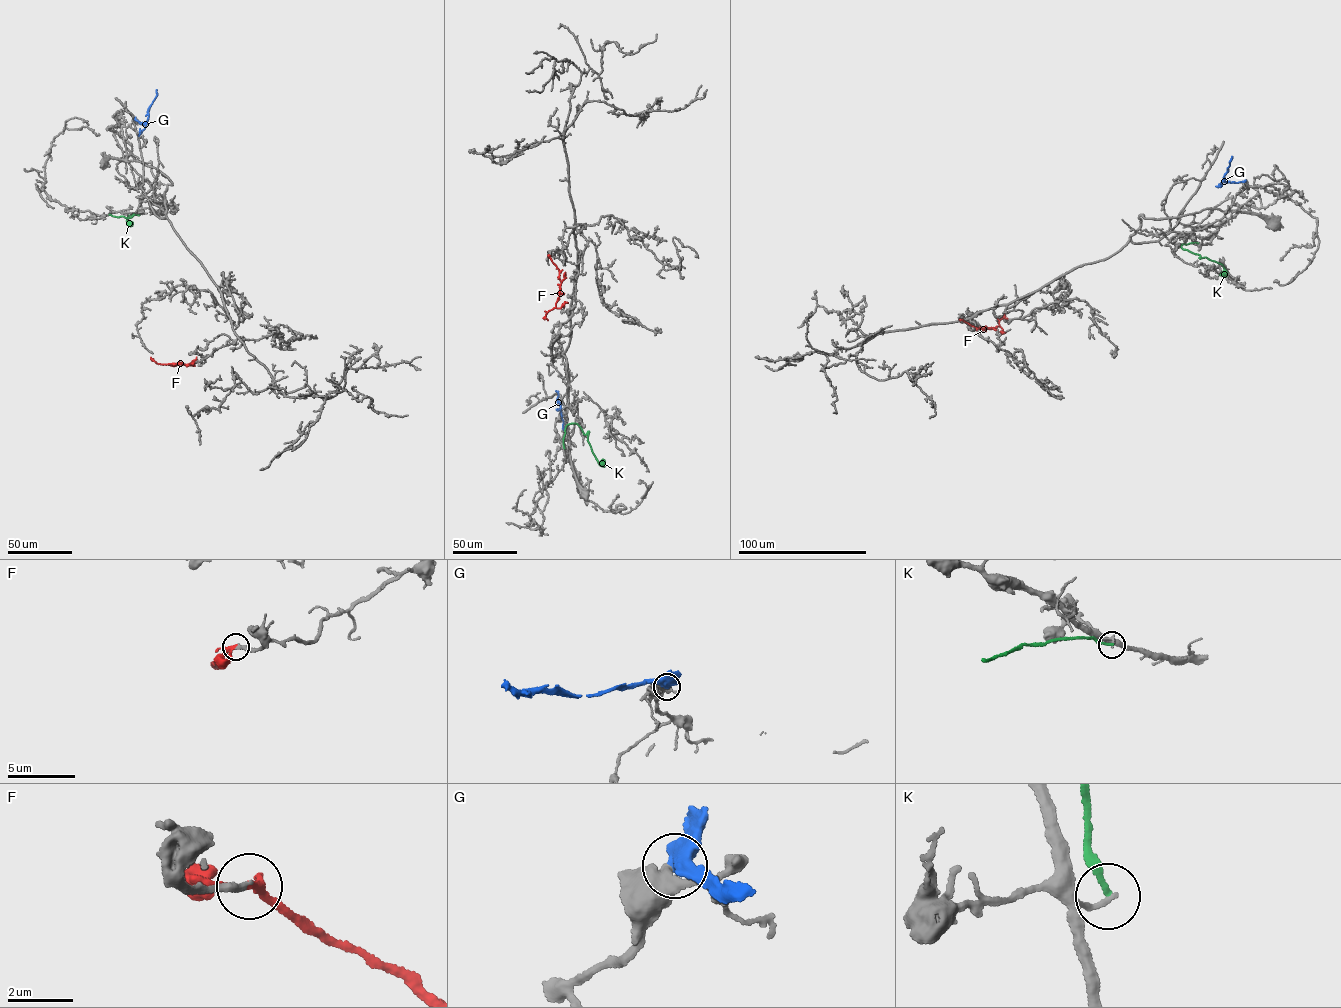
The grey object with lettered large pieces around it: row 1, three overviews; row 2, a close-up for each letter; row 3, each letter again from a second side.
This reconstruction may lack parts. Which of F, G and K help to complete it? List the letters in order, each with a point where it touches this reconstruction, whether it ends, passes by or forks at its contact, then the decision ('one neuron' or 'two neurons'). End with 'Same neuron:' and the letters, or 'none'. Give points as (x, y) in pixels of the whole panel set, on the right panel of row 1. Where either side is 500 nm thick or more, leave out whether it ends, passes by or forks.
F: contact (962, 319); it forks; one neuron
G: contact (1244, 182); two neurons
K: contact (1198, 243); it ends; two neurons
Same neuron: F

